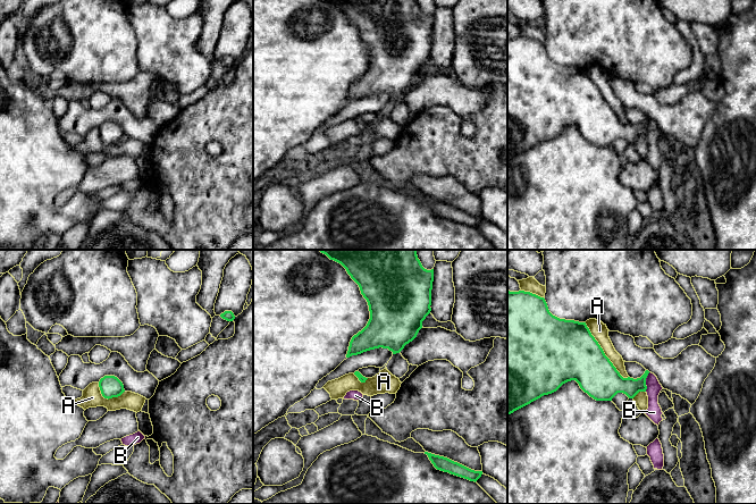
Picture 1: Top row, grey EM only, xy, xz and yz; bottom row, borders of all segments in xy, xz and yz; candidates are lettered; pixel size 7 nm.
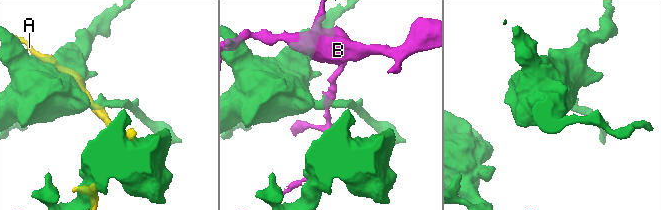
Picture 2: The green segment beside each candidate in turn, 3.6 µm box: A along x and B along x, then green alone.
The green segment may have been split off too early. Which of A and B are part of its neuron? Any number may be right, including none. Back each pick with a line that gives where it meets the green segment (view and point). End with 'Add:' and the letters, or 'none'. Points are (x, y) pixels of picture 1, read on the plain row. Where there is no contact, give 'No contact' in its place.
Add: none

